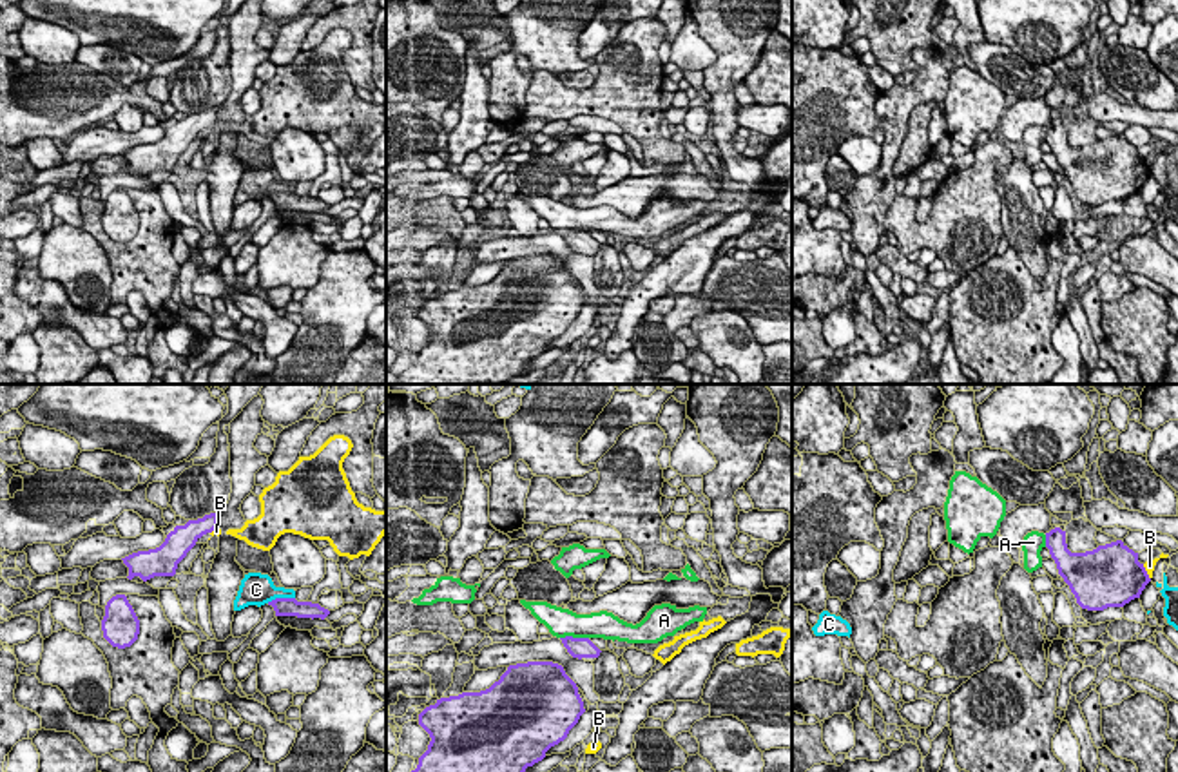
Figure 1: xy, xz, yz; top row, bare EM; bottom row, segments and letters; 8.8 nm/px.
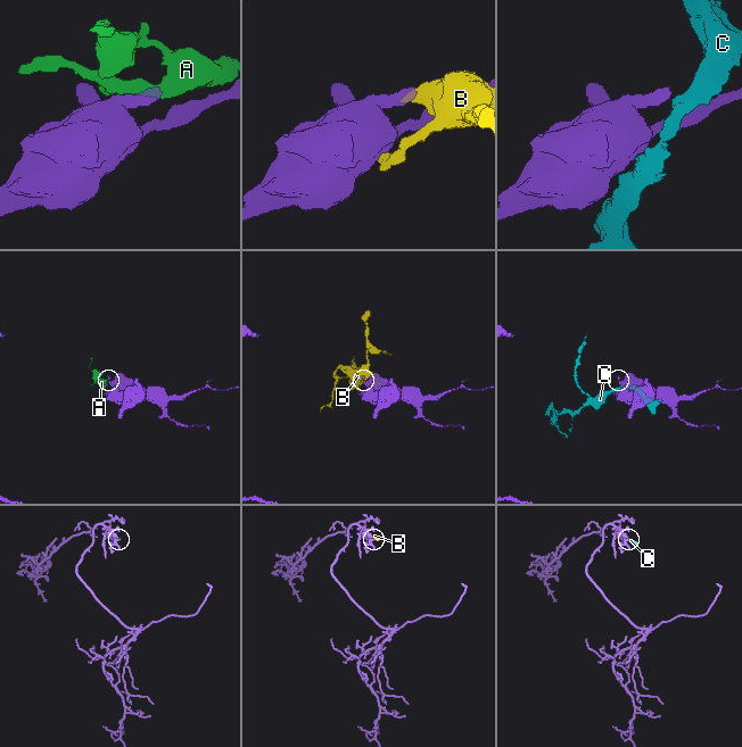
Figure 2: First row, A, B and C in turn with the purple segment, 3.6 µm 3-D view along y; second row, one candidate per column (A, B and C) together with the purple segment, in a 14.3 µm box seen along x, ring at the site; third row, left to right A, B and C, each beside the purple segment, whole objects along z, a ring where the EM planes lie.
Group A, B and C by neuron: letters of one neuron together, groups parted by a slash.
A / B / C

